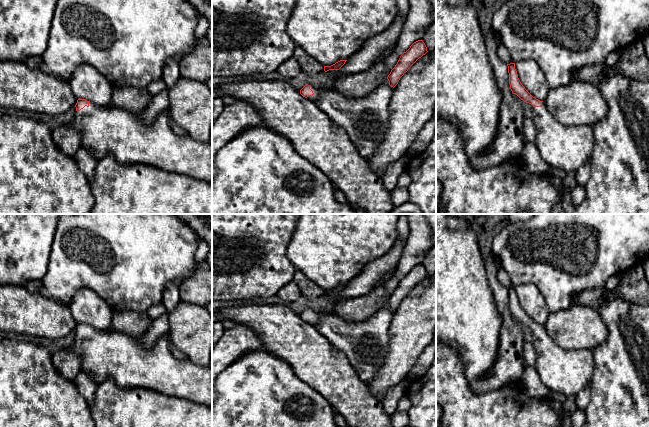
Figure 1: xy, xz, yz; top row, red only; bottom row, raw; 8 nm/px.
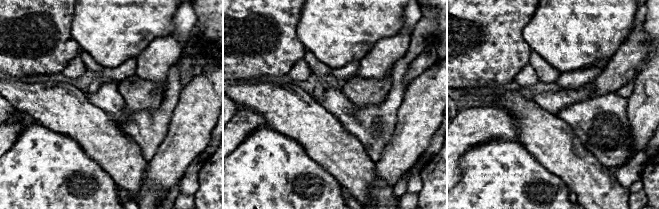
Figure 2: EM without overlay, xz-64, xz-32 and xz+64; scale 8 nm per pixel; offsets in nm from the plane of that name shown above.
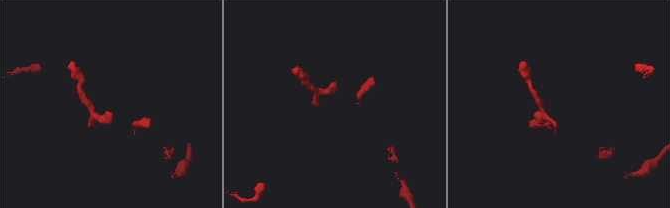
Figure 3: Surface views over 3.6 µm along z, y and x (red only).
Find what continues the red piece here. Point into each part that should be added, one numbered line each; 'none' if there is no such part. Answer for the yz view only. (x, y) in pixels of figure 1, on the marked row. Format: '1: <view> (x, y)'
1: yz (564, 147)

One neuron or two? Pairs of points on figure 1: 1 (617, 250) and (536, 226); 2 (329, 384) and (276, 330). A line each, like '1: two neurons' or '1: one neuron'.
1: one neuron
2: one neuron

